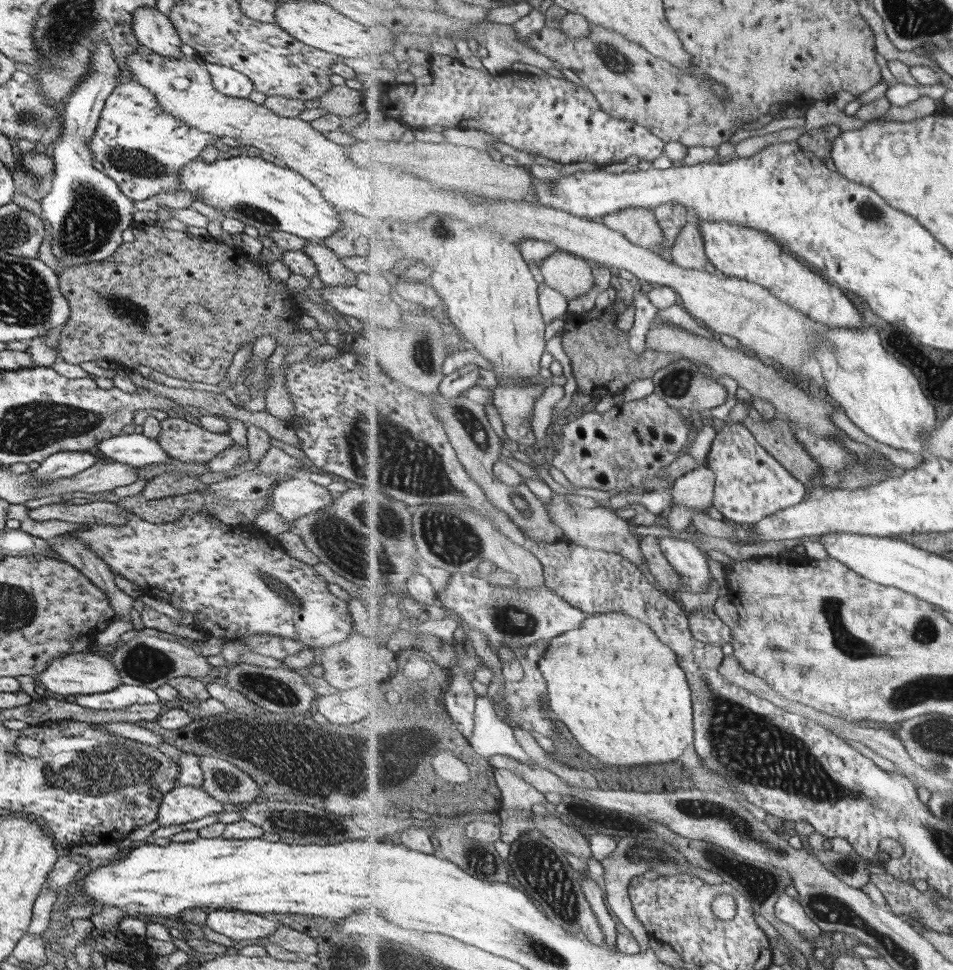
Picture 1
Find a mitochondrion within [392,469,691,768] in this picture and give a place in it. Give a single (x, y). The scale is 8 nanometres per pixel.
(448, 538)

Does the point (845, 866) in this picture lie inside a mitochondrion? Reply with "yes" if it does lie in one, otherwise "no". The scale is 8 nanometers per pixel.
yes

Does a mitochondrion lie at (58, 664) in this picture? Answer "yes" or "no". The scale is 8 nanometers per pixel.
no

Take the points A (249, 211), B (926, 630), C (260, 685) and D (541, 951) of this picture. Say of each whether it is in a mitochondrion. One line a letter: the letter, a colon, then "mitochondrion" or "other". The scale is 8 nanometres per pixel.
A: mitochondrion
B: mitochondrion
C: mitochondrion
D: mitochondrion

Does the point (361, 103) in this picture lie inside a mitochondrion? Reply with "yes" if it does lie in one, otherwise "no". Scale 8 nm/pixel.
no

